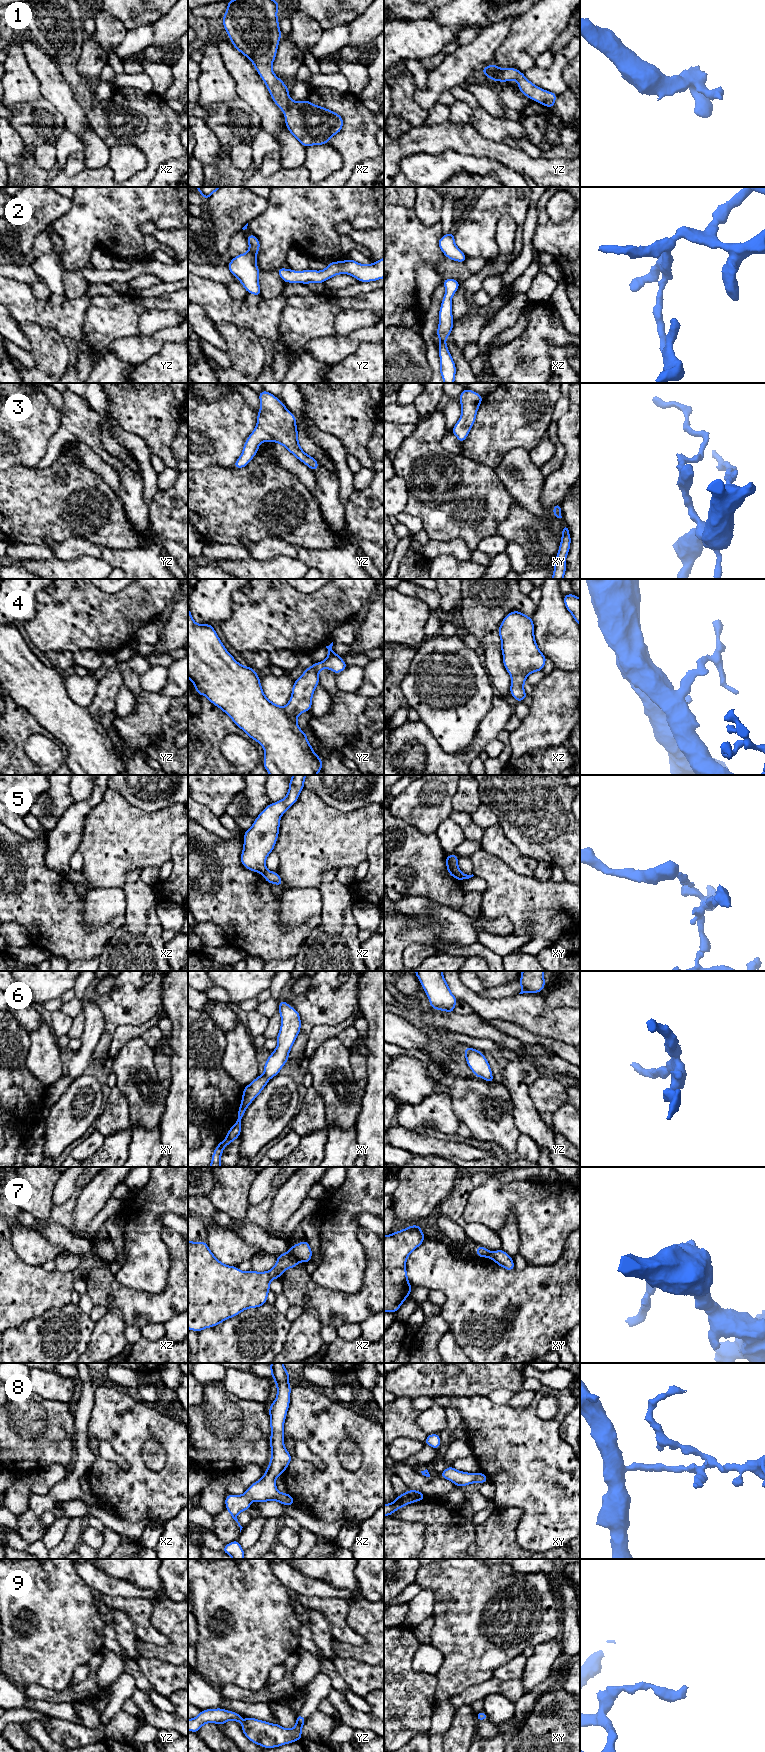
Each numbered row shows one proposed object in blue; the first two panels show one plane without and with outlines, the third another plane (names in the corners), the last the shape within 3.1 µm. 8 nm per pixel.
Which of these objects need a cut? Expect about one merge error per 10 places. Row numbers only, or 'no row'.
5, 7

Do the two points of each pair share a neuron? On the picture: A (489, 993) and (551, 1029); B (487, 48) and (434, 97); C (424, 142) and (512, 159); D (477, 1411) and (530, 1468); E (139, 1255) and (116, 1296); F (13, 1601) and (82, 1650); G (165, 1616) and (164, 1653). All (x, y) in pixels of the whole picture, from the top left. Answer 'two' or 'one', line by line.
A: two
B: one
C: one
D: one
E: two
F: one
G: one

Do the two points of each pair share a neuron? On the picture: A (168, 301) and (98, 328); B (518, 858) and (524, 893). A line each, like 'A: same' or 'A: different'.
A: same
B: different

